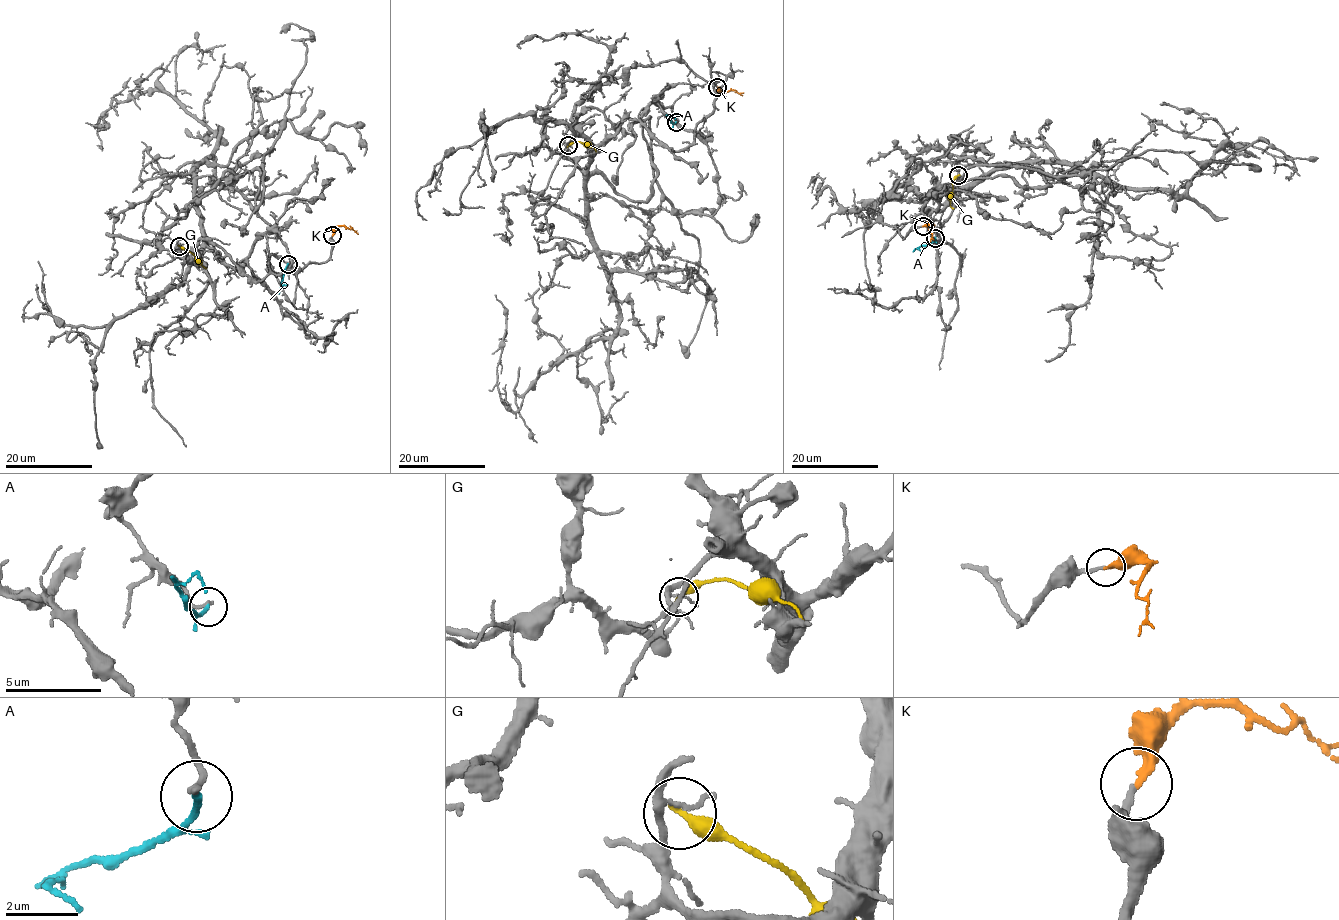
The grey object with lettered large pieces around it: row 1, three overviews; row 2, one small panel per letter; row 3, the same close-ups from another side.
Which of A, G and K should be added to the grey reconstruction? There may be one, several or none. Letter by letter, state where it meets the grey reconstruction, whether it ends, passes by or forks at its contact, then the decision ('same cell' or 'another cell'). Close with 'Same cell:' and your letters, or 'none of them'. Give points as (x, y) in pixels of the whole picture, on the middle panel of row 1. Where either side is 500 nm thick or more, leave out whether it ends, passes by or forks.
A: contact (676, 122); it ends; another cell
G: contact (568, 145); it ends; another cell
K: contact (717, 87); it ends; same cell
Same cell: K

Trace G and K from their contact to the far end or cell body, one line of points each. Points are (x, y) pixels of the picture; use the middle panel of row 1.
G: (568, 145), (578, 141), (596, 151)
K: (717, 87), (724, 92), (743, 92)

